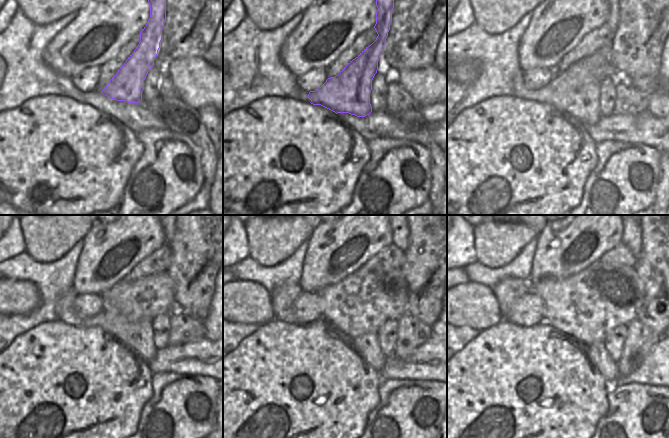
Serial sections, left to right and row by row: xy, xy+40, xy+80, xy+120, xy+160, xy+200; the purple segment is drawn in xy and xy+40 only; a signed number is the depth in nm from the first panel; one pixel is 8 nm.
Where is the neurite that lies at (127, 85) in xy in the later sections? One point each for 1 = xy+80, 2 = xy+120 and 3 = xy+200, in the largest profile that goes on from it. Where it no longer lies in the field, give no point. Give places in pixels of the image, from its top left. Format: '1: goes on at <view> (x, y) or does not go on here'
1: goes on at xy+80 (564, 92)
2: goes on at xy+120 (138, 335)
3: goes on at xy+200 (608, 368)

